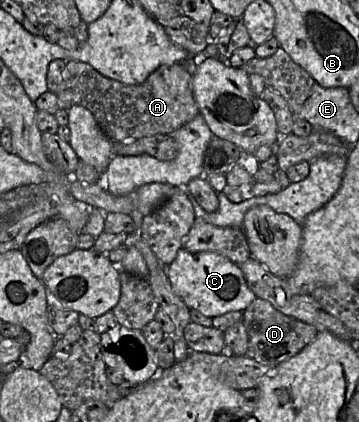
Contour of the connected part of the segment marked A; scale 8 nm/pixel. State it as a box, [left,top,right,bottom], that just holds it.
[55,60,199,143]

